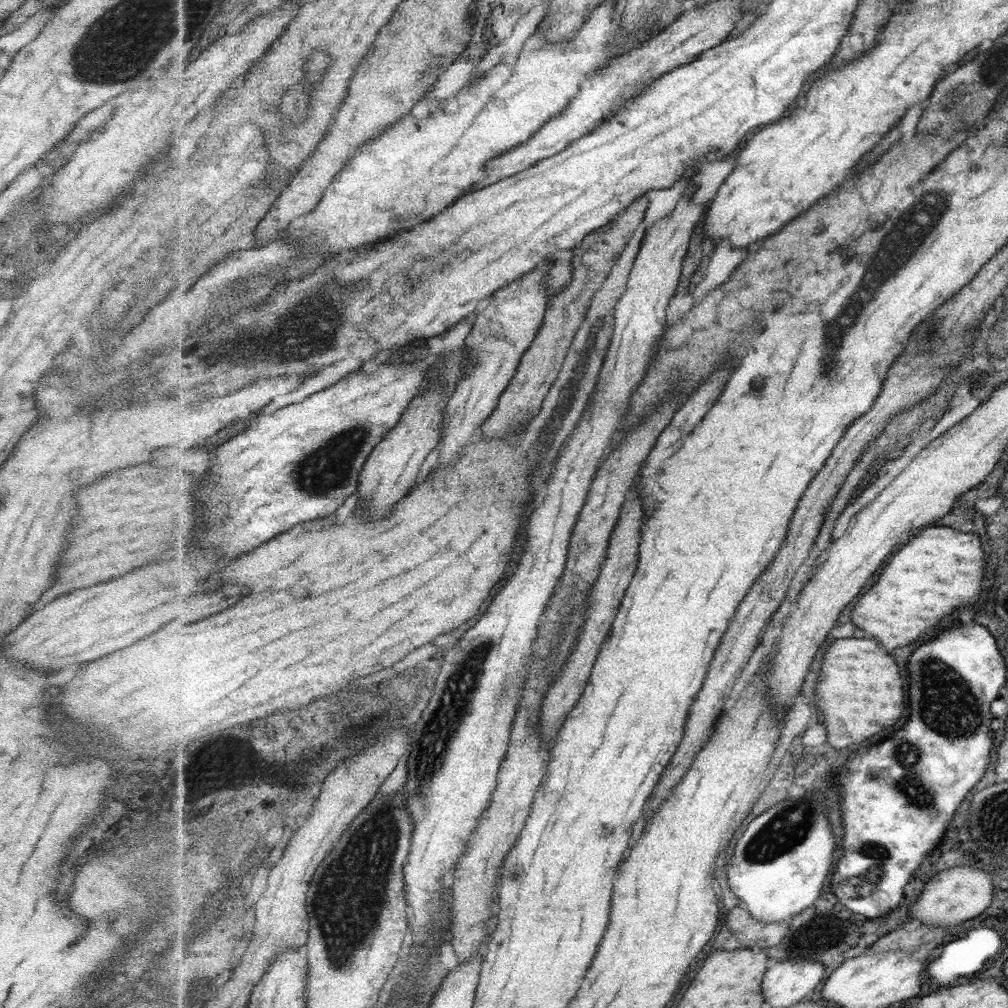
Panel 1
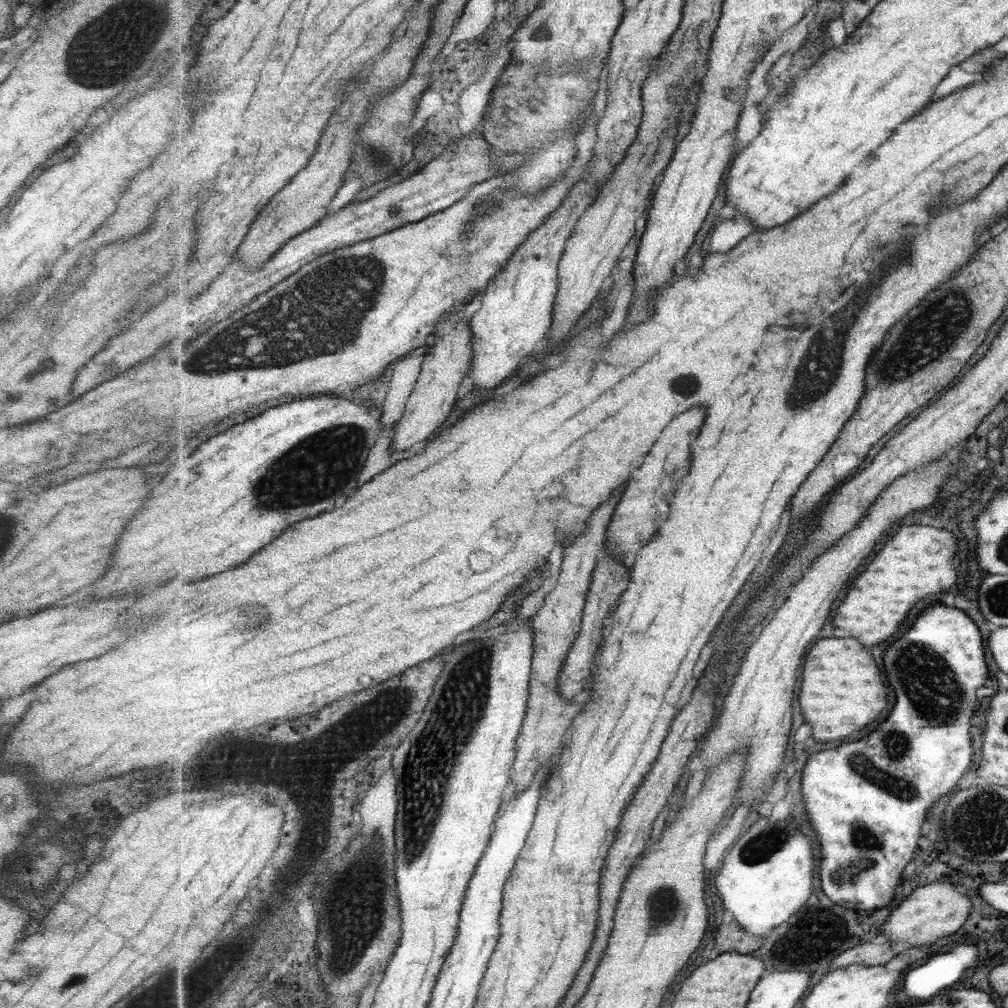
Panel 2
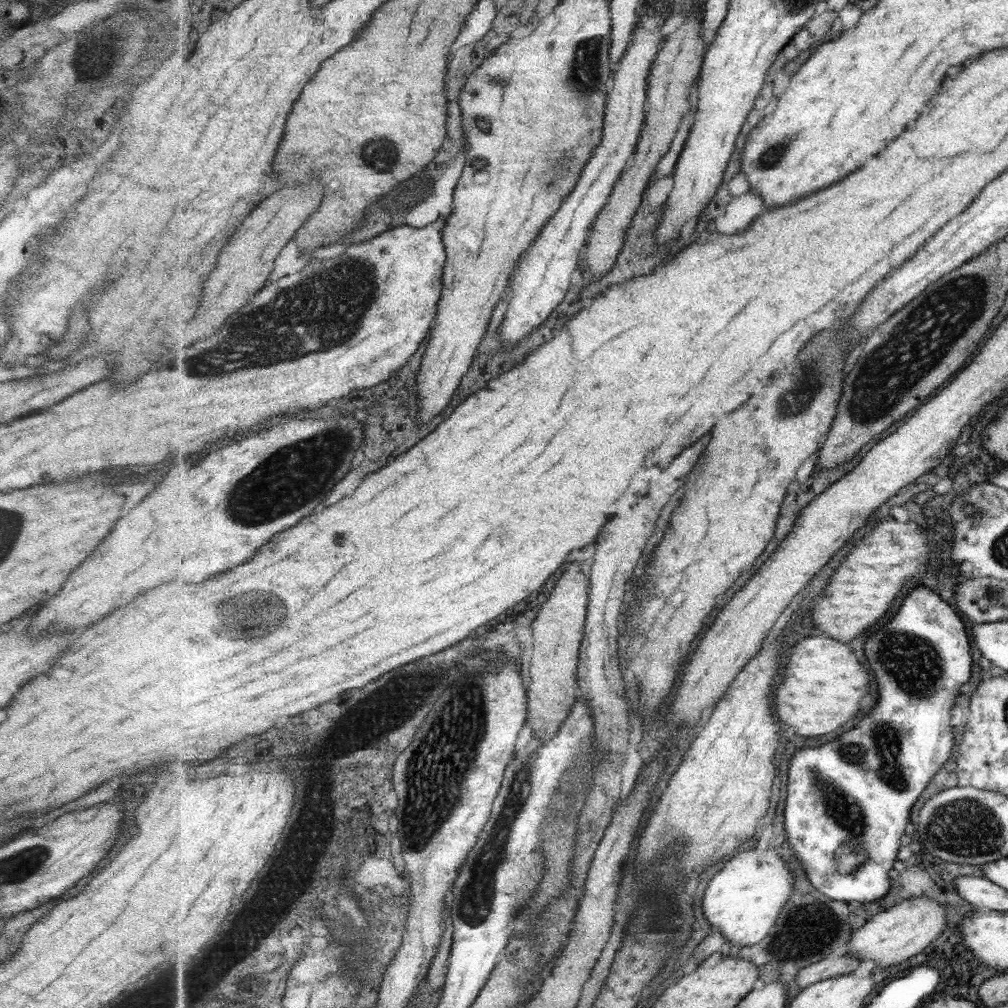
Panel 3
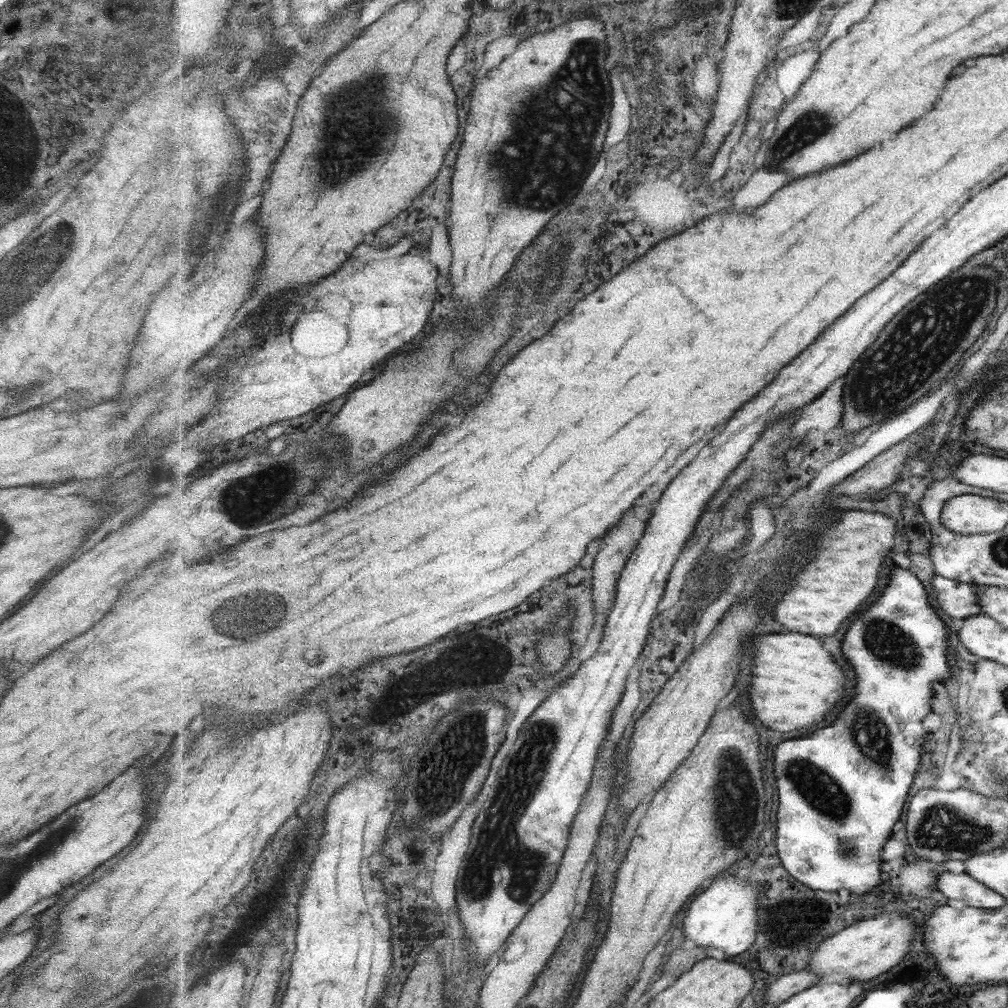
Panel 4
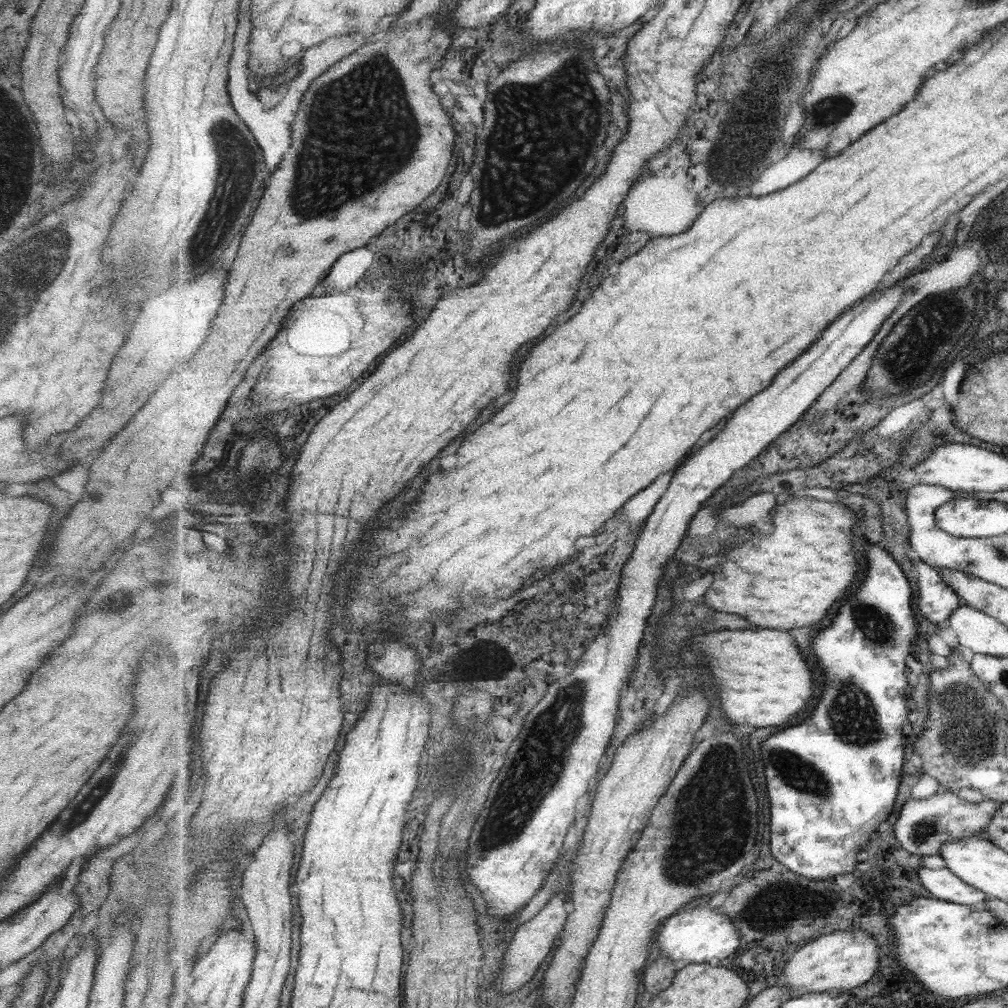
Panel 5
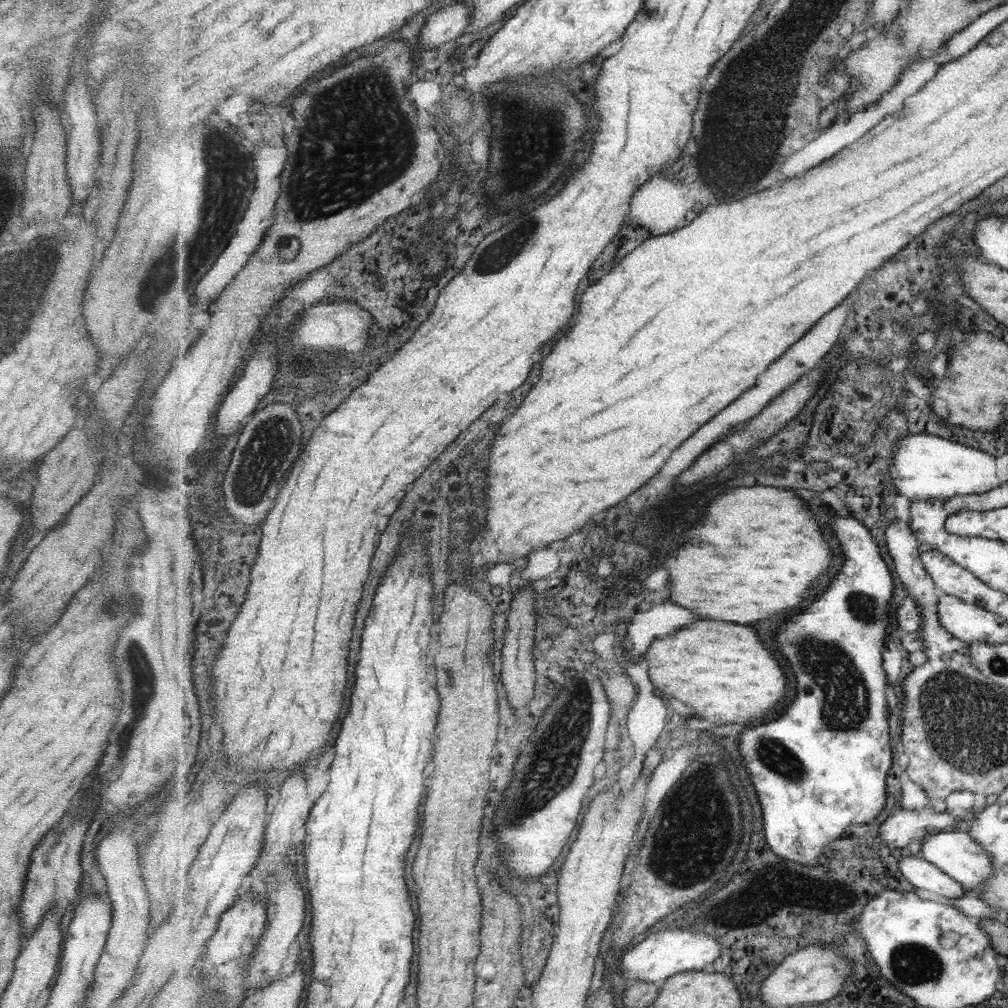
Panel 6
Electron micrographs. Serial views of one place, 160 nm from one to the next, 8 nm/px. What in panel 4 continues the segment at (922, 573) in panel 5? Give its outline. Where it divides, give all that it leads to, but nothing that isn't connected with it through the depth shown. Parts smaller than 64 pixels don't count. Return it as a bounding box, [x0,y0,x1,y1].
[933,575,983,621]

